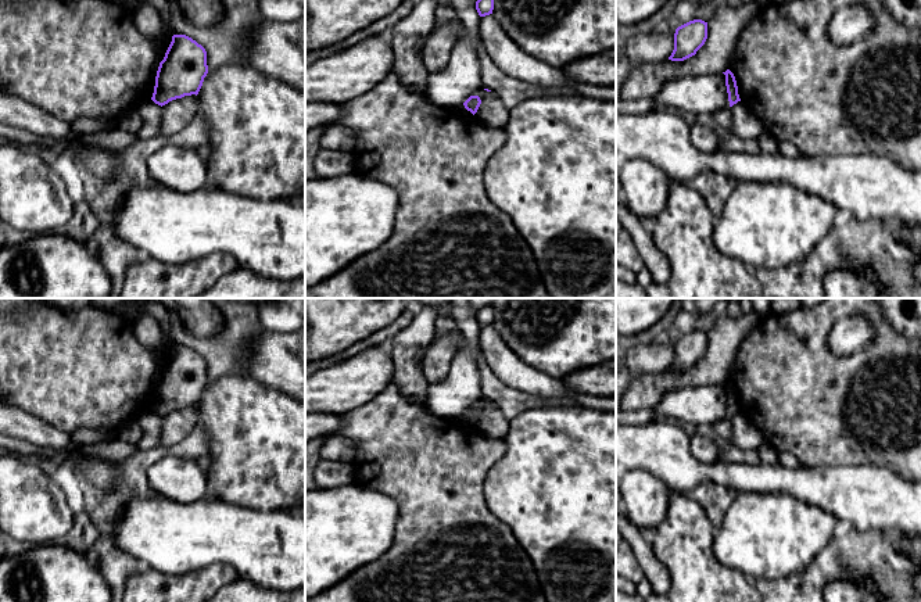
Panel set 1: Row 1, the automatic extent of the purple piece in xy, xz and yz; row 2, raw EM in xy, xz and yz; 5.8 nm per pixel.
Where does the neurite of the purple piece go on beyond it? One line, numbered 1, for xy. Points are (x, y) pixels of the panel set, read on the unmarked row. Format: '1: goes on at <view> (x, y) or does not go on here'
1: does not go on here

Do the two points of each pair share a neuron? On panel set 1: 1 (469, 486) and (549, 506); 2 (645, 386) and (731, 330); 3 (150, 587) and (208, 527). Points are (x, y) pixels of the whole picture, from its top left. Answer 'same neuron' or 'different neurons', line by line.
1: different neurons
2: same neuron
3: different neurons

